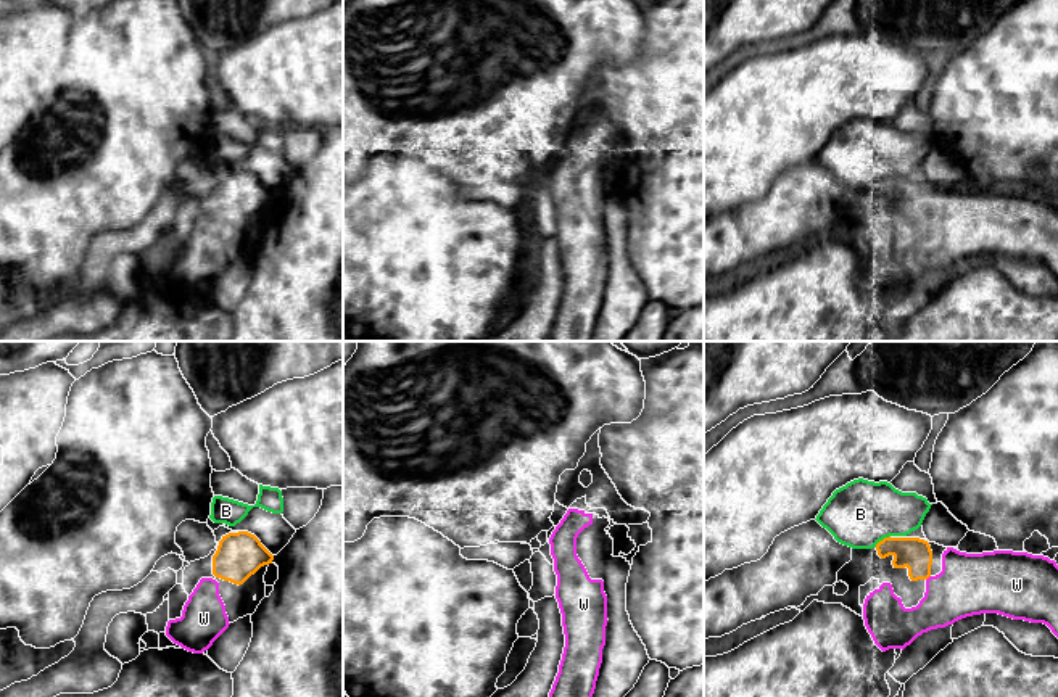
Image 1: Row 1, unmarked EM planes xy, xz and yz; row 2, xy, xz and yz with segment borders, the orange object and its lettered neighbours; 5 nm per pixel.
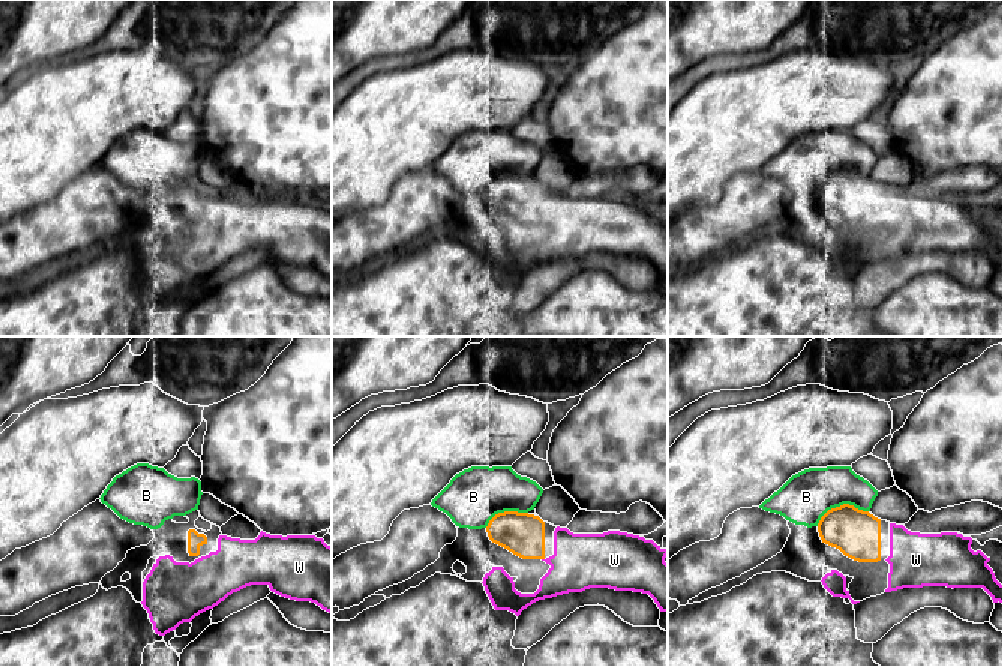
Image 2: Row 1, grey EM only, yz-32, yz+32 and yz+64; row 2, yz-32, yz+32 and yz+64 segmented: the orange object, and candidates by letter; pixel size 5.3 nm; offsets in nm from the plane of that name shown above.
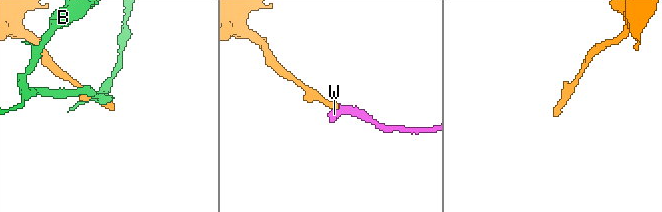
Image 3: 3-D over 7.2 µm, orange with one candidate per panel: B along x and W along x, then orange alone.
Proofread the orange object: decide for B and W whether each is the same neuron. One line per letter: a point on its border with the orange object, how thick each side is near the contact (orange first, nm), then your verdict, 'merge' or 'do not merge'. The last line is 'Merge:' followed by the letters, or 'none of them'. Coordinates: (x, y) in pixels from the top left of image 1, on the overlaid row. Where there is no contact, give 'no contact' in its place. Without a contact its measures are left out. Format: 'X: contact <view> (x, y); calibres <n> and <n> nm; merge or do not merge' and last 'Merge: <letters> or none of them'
B: contact yz (883, 540); calibres 160 and 320 nm; do not merge
W: contact yz (928, 577); calibres 160 and 300 nm; merge
Merge: W

